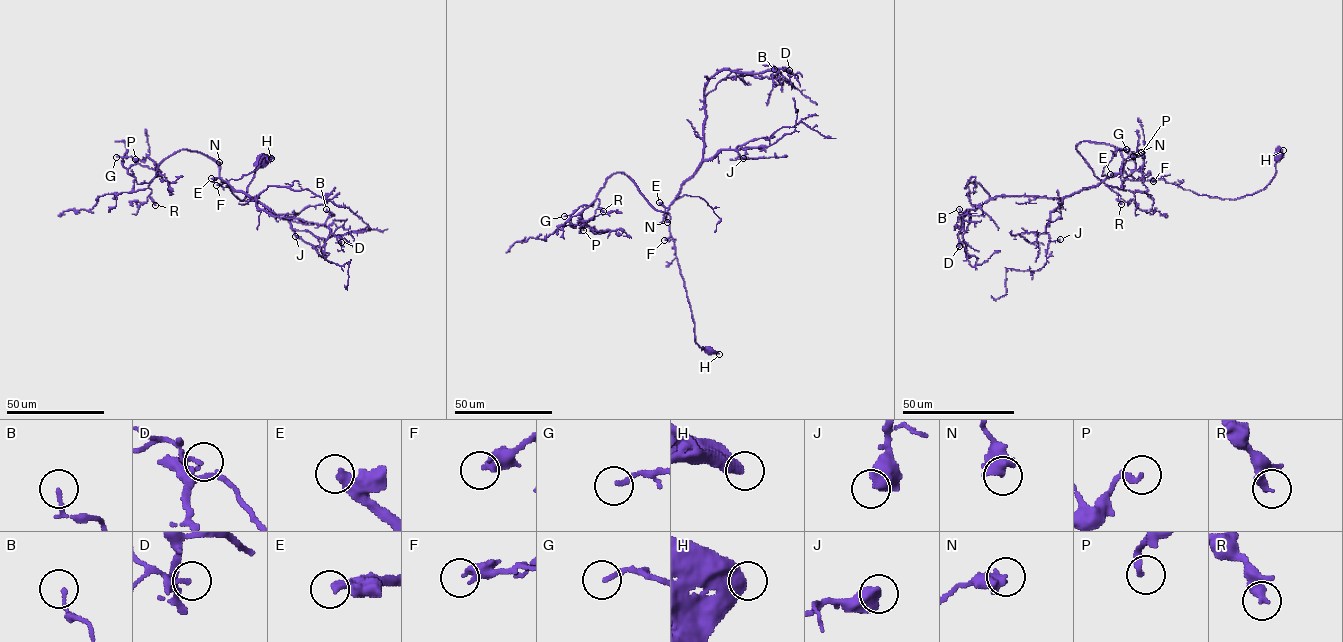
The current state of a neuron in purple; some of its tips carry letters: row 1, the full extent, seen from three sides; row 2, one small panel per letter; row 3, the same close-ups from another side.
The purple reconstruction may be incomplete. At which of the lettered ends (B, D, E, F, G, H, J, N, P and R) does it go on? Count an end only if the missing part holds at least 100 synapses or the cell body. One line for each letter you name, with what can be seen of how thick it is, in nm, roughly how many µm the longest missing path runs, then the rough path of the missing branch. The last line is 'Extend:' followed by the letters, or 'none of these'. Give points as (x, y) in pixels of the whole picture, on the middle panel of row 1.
E: 400 nm | 160 µm | (659, 202), (659, 181), (668, 158), (738, 103), (754, 98), (789, 111), (814, 137), (817, 159), (808, 184)
Extend: E

